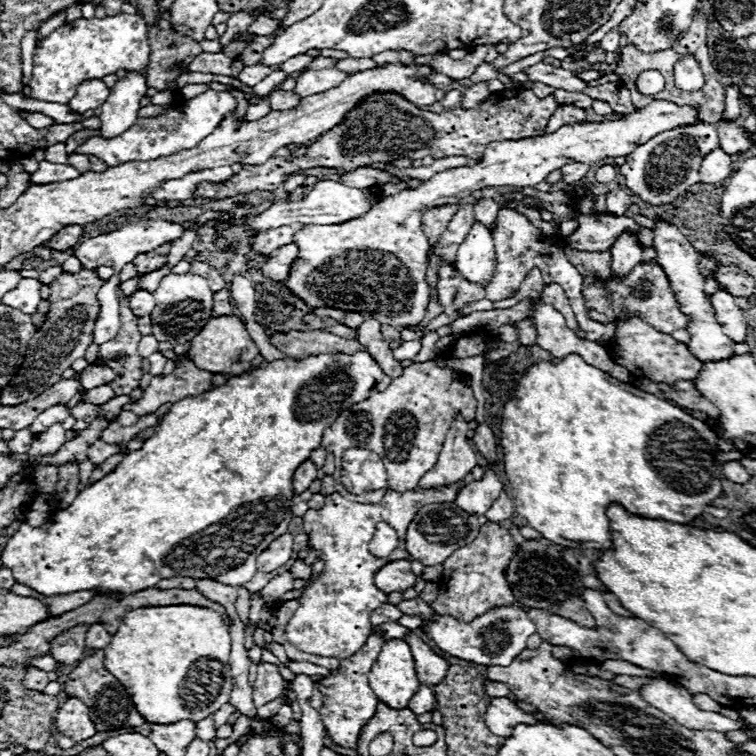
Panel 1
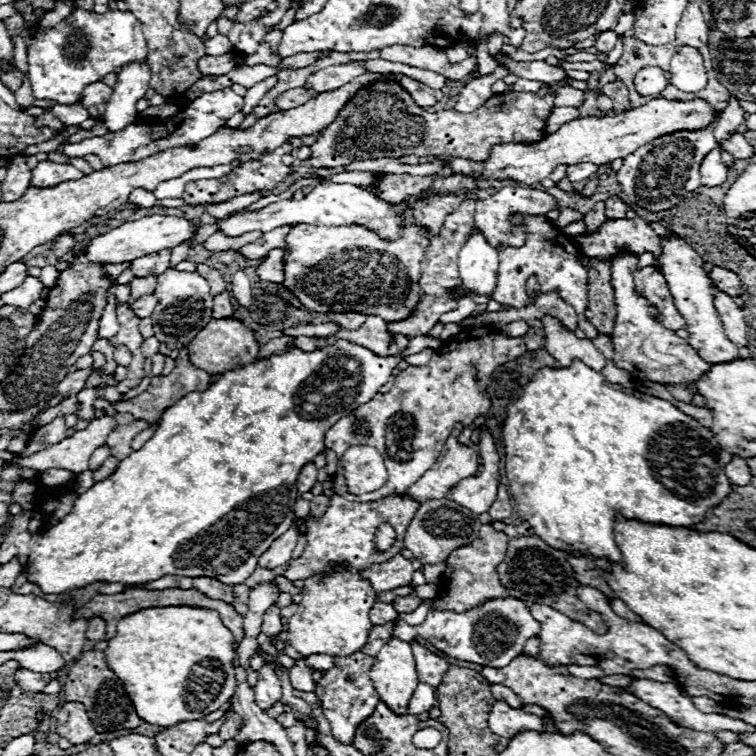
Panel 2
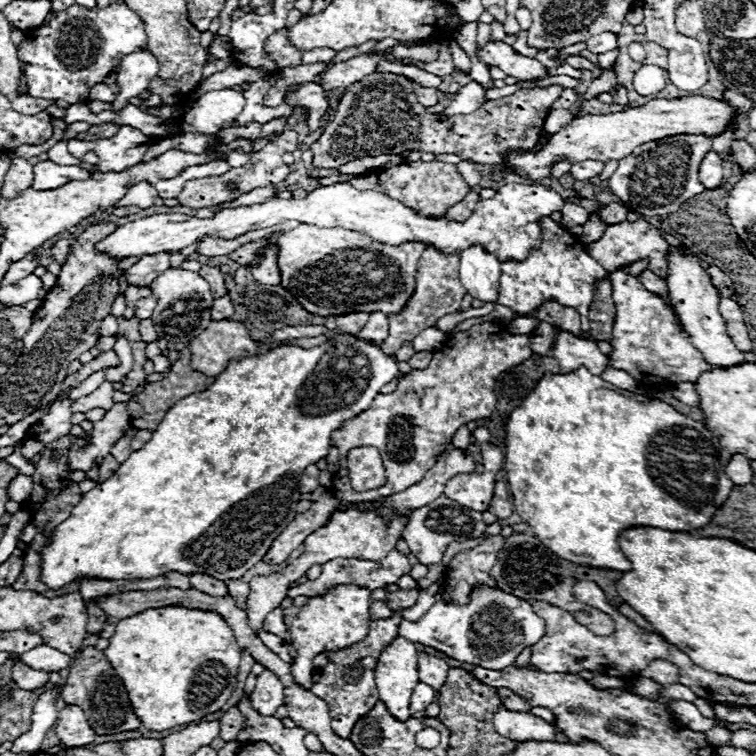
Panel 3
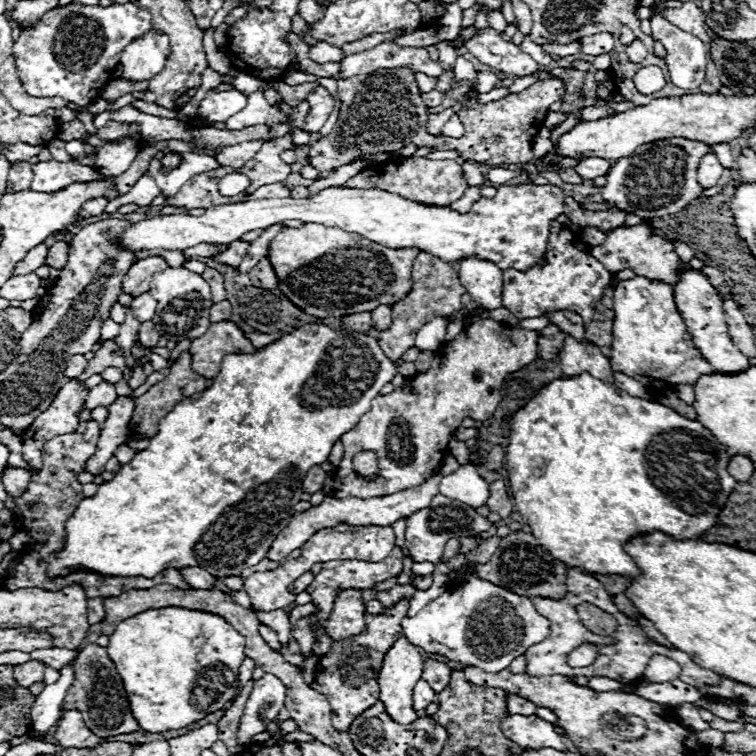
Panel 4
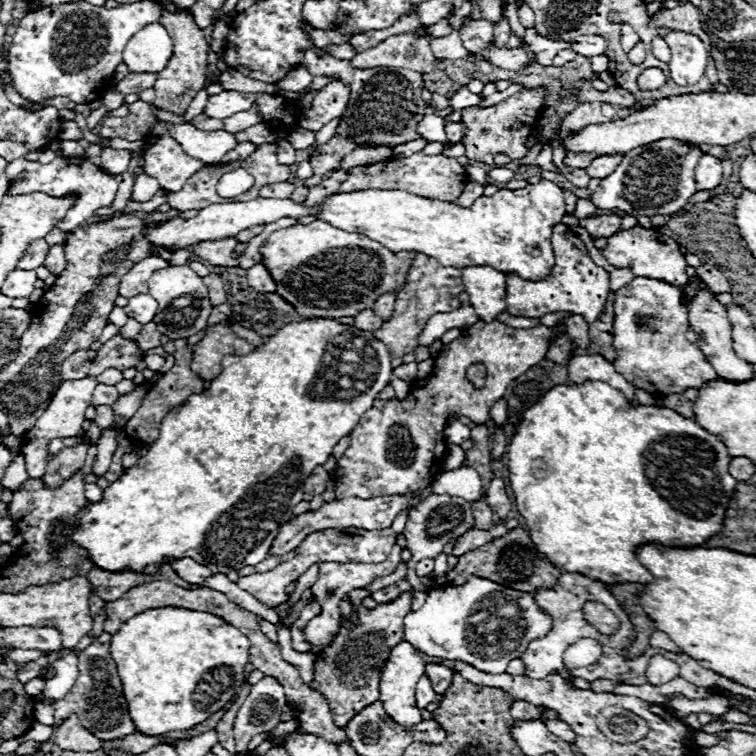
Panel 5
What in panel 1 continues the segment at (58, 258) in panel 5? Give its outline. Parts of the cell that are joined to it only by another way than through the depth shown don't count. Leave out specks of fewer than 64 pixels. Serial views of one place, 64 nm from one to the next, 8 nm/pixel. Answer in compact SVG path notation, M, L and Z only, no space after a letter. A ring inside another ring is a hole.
M72 224L72 226L68 226L68 228L62 228L62 232L54 234L54 236L48 240L48 244L50 244L50 248L54 248L54 250L58 250L58 252L64 252L64 250L72 248L72 246L80 240L82 234L84 234L84 232L82 232L82 226L80 226L80 224Z

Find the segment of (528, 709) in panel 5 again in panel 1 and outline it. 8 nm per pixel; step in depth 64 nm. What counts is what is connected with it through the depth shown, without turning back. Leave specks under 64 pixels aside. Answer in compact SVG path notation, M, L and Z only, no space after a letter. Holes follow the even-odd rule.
M486 680L486 682L484 682L484 692L486 692L490 698L492 698L492 696L506 696L506 698L510 698L510 700L514 700L514 702L516 702L514 694L512 694L506 686L502 686L502 682Z

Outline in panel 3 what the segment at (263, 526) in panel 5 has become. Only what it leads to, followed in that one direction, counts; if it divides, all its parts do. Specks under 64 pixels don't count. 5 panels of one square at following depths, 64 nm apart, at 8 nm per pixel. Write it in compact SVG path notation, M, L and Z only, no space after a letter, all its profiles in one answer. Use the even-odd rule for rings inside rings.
M342 334L338 338L332 338L320 346L314 346L310 350L298 348L298 346L278 346L272 348L266 354L244 358L244 360L232 360L222 374L216 376L214 384L210 384L204 392L194 392L186 398L182 398L178 404L174 404L166 416L162 418L160 426L156 428L150 442L144 444L142 450L136 450L130 454L128 460L120 464L120 468L114 472L112 478L100 482L96 488L86 492L80 502L74 506L72 516L66 518L62 524L58 524L50 532L50 542L40 550L40 578L50 590L58 590L74 580L80 578L98 578L98 580L148 580L158 578L166 572L180 572L180 574L208 574L216 580L240 580L250 568L254 568L256 562L262 560L262 556L268 552L270 544L286 530L286 526L294 520L296 514L296 502L300 500L298 492L298 480L302 478L302 472L306 466L316 464L320 458L324 458L330 450L330 432L340 428L344 420L356 416L358 412L366 410L374 396L380 392L384 384L388 384L398 374L398 362L392 356L386 356L382 350L378 350L374 344L356 340L352 334Z

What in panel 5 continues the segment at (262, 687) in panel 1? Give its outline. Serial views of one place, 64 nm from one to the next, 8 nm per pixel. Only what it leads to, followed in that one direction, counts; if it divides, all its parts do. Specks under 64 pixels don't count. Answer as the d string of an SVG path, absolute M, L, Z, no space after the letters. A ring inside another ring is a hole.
M264 676L260 682L252 684L252 690L244 700L242 708L238 710L234 722L236 750L244 752L248 748L250 738L272 730L280 722L280 714L284 708L286 694L276 678Z

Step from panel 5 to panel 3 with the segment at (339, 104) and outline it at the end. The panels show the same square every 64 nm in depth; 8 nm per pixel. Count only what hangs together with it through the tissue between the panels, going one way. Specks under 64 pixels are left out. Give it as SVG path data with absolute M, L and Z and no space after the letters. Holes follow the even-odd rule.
M308 82L308 84L300 86L298 90L288 92L286 98L284 98L284 102L286 102L288 106L292 106L292 108L296 108L296 106L306 106L306 108L310 108L310 130L320 128L320 126L318 126L318 124L320 124L320 116L322 116L324 110L328 108L328 102L326 102L324 90L322 90L318 84Z

